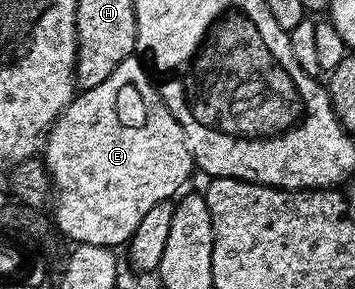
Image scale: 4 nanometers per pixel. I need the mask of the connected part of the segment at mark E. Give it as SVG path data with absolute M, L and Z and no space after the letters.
M135 55L126 57L105 83L97 83L97 87L82 90L71 98L45 134L41 160L47 166L57 194L53 224L68 242L80 245L126 246L145 214L157 207L157 203L172 200L184 188L182 185L191 169L193 173L191 147L185 131L163 102L143 62Z

